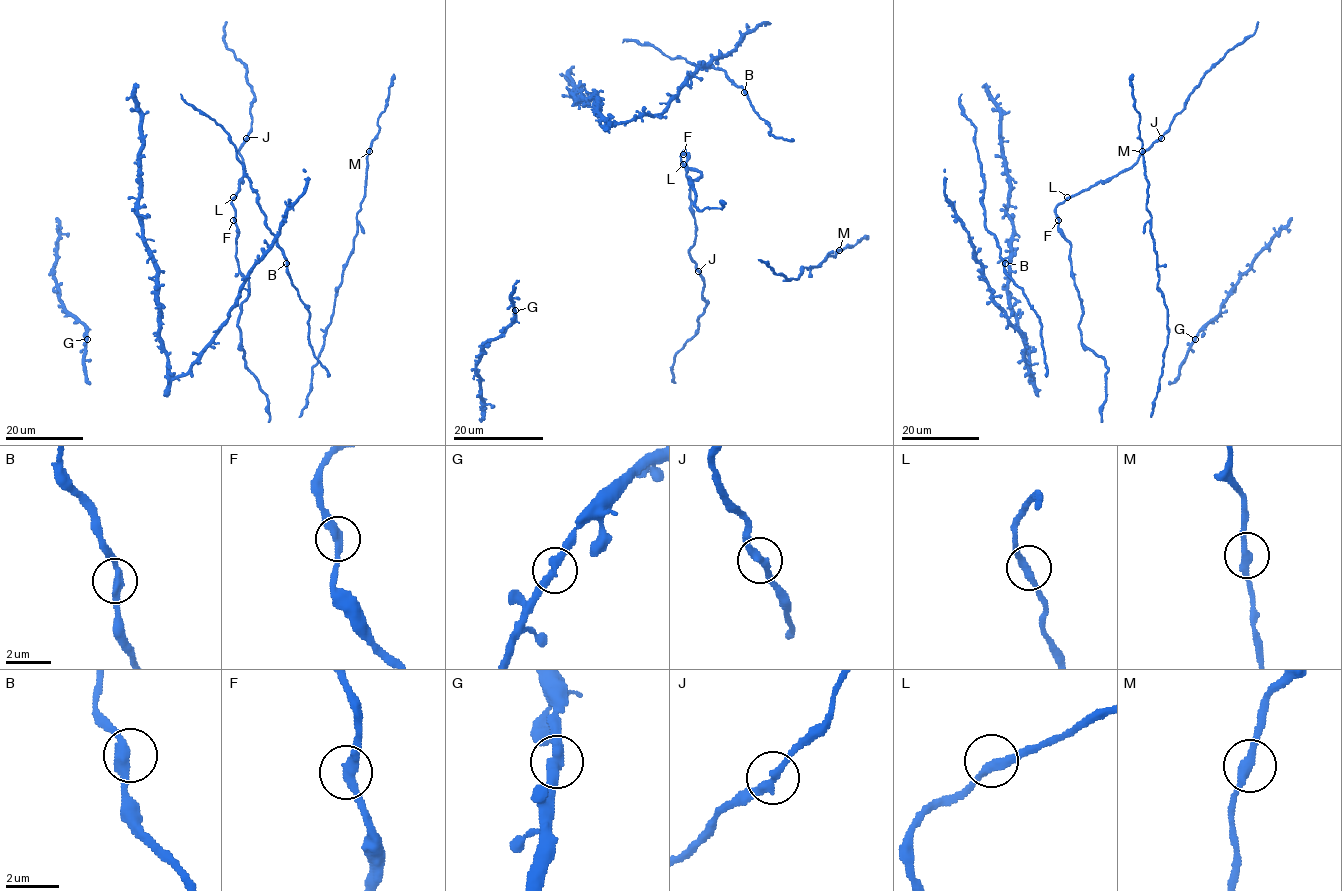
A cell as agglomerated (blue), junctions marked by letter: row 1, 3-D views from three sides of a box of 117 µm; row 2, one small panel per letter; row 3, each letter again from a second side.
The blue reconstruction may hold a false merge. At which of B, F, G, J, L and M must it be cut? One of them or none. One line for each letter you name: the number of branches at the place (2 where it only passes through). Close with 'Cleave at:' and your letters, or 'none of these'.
Cleave at: none of these

